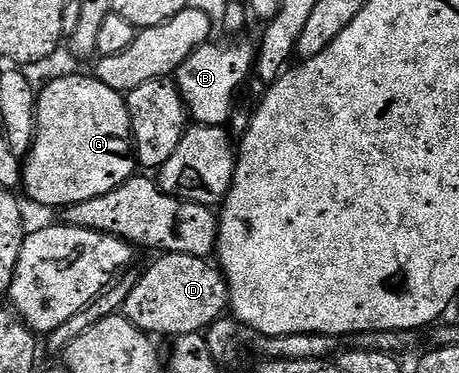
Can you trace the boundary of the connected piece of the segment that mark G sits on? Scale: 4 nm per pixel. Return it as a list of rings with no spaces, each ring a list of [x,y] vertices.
[[[96,75],[57,76],[37,93],[37,133],[28,156],[23,160],[23,189],[37,204],[45,208],[64,210],[71,204],[87,202],[87,198],[99,198],[123,182],[127,182],[138,171],[133,151],[133,127],[126,97],[120,92],[103,86]]]

